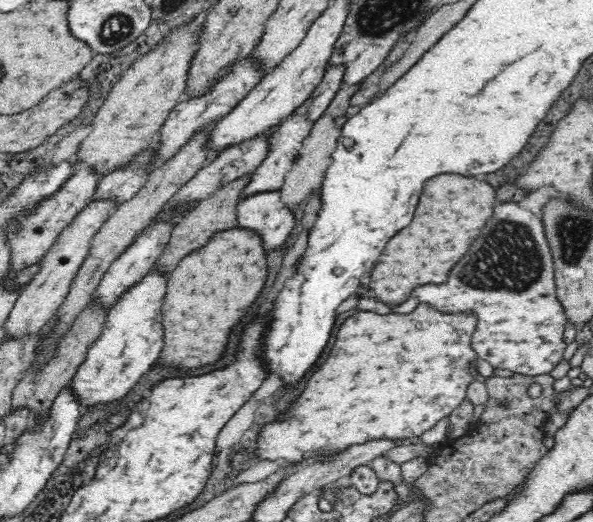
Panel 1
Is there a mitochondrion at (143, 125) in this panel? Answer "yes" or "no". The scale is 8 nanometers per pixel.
no

